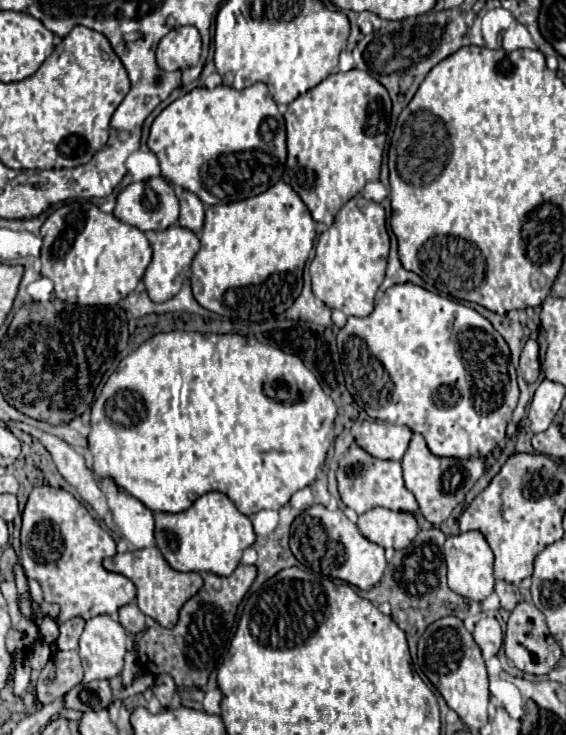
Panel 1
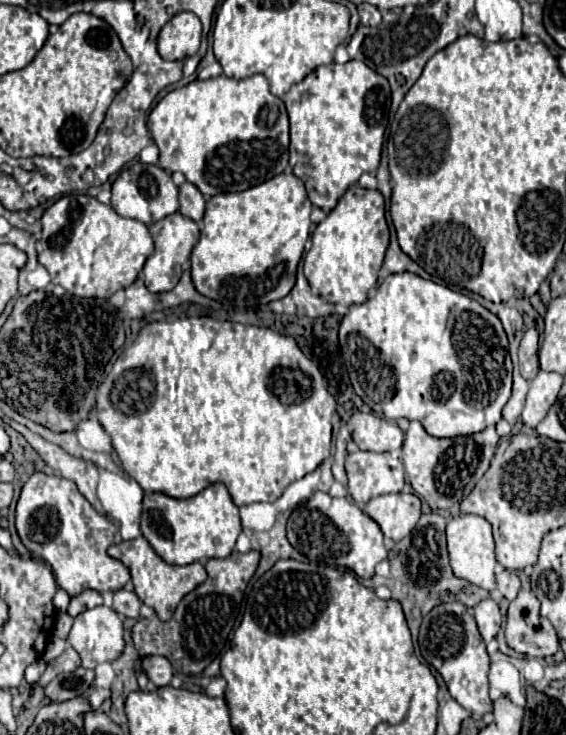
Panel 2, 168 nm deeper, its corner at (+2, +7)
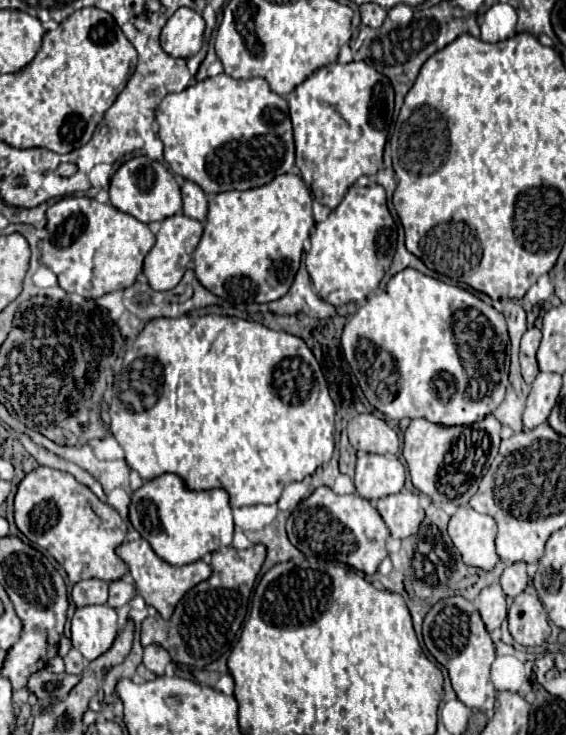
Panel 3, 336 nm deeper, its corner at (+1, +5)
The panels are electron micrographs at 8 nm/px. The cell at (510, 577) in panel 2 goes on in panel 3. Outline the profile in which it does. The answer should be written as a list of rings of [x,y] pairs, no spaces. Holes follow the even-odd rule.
[[[513,563],[507,565],[505,571],[501,573],[501,587],[507,597],[517,597],[523,593],[527,587],[527,573],[525,573],[525,563]]]

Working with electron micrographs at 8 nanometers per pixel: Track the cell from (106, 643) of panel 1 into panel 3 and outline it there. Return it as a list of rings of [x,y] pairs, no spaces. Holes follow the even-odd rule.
[[[91,605],[75,611],[71,619],[73,647],[87,659],[95,661],[109,651],[117,637],[117,613],[109,605]]]

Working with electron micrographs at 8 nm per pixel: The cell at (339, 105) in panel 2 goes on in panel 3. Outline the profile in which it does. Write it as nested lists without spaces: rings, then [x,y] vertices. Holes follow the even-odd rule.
[[[351,61],[347,65],[331,63],[317,69],[311,77],[307,77],[299,87],[291,91],[289,115],[293,121],[295,165],[301,173],[301,179],[311,187],[313,197],[321,205],[335,209],[345,197],[347,189],[361,175],[371,177],[383,165],[383,147],[393,117],[393,87],[385,75],[377,73],[375,67],[363,61]]]

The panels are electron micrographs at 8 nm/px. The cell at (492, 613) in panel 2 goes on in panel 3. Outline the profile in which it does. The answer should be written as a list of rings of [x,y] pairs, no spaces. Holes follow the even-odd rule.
[[[489,585],[485,587],[477,599],[473,601],[473,605],[477,607],[477,611],[481,613],[481,619],[487,627],[487,631],[495,631],[501,627],[501,623],[507,619],[507,603],[505,603],[505,595],[503,589],[499,585]]]

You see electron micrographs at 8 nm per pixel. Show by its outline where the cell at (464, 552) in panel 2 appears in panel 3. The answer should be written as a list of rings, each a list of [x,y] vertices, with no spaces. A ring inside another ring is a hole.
[[[469,505],[459,507],[459,511],[449,519],[449,537],[461,553],[463,563],[469,567],[491,571],[497,565],[499,555],[495,553],[495,535],[495,519],[473,511]]]

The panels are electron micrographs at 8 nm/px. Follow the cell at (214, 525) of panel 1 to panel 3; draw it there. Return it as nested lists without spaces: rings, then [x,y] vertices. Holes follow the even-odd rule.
[[[173,473],[155,477],[133,493],[129,519],[141,537],[149,541],[153,551],[171,565],[189,565],[199,561],[205,553],[229,547],[235,531],[233,511],[225,489],[191,491]]]

